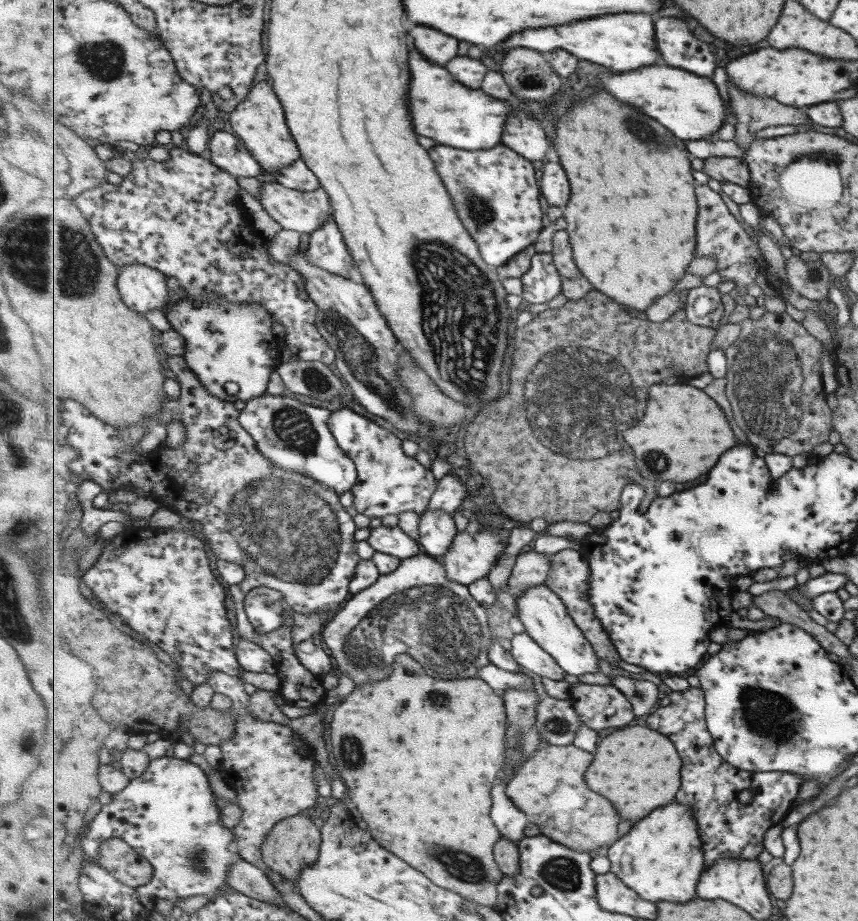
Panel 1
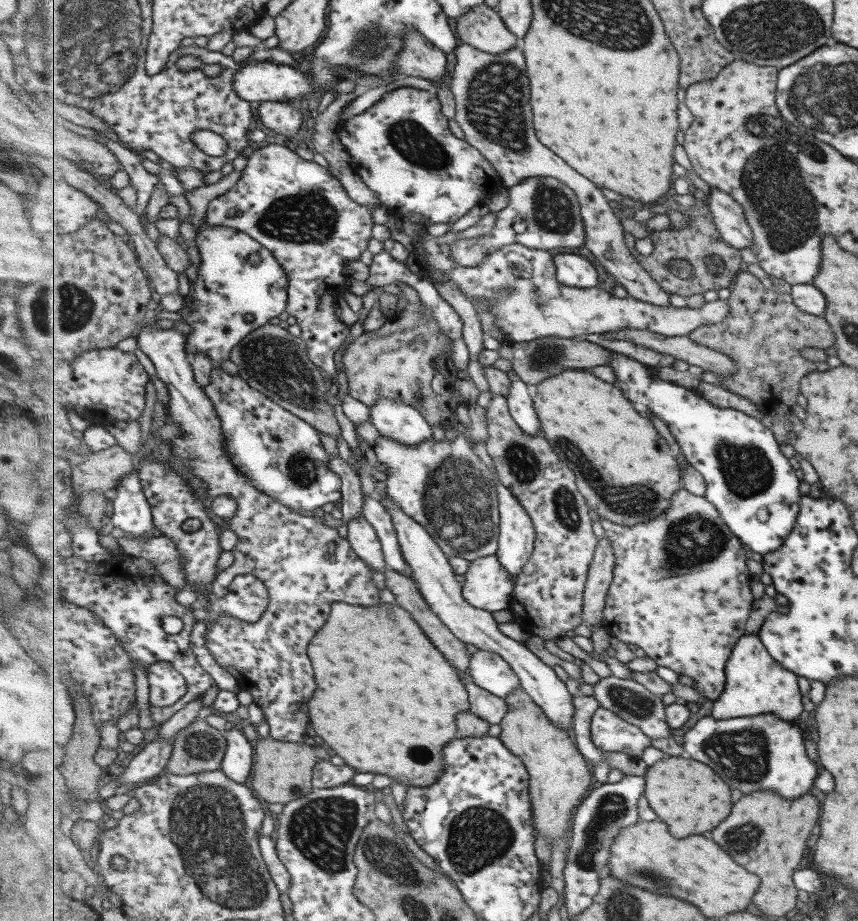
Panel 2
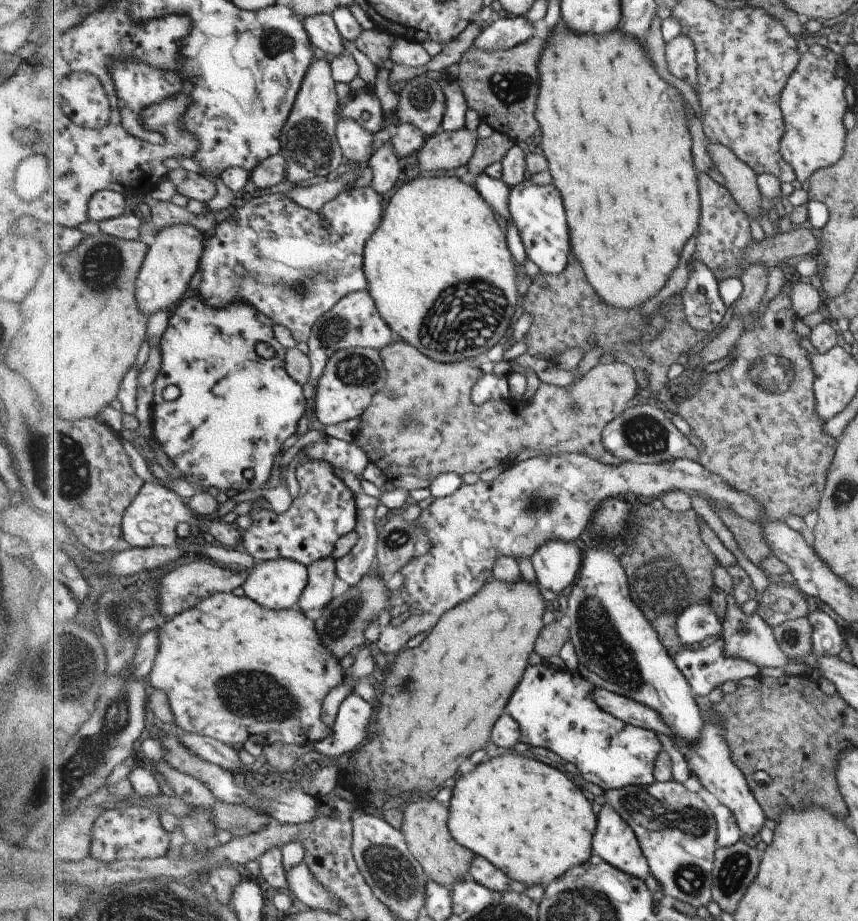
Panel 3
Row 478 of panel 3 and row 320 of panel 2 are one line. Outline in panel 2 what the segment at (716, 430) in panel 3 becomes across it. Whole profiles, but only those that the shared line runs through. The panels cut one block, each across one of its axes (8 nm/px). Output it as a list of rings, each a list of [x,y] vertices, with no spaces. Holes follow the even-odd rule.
[[[743,269],[737,275],[735,283],[730,288],[731,295],[728,298],[732,311],[729,316],[717,324],[700,326],[695,329],[690,337],[703,346],[718,350],[730,356],[738,366],[738,371],[734,376],[719,376],[722,381],[722,388],[729,390],[739,396],[750,400],[763,414],[765,422],[781,444],[792,442],[795,426],[787,419],[786,414],[795,414],[797,398],[802,394],[802,381],[809,376],[811,371],[817,370],[816,363],[806,361],[801,356],[803,348],[829,348],[834,344],[833,328],[826,322],[822,315],[812,315],[803,312],[796,304],[792,293],[779,293],[761,284],[761,280]]]

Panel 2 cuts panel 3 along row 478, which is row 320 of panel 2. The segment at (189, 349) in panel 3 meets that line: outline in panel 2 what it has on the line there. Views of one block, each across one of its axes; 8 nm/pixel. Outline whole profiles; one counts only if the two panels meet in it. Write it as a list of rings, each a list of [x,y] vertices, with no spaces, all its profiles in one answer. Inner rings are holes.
[[[205,219],[205,222],[197,230],[195,242],[201,263],[193,290],[191,290],[194,306],[192,309],[182,308],[180,310],[183,320],[194,328],[191,334],[186,335],[188,338],[186,350],[189,355],[208,354],[215,366],[220,367],[220,362],[230,358],[234,346],[239,345],[254,330],[266,325],[271,318],[277,318],[288,310],[290,278],[282,264],[266,246],[236,228],[213,226]]]

